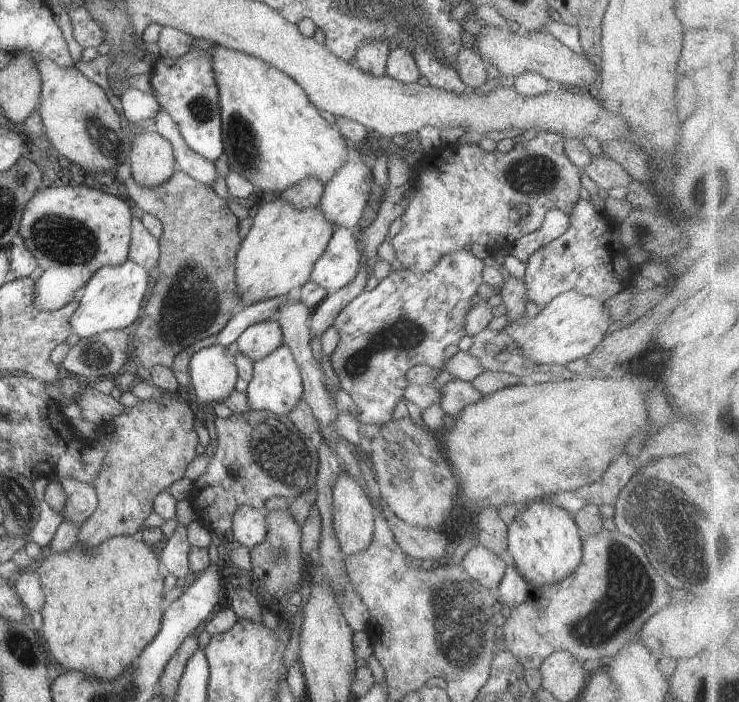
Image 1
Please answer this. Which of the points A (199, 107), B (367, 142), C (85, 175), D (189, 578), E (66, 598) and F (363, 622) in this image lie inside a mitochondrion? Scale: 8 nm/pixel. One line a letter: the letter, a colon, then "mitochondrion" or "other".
A: mitochondrion
B: other
C: other
D: other
E: other
F: other

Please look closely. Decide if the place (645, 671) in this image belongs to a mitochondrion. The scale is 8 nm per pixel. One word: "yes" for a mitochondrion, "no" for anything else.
no

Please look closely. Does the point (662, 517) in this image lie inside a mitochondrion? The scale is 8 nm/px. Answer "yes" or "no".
yes

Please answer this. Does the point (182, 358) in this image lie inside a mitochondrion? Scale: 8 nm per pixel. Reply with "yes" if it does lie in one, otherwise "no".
no

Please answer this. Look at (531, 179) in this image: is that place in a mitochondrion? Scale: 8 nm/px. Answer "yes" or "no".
yes

